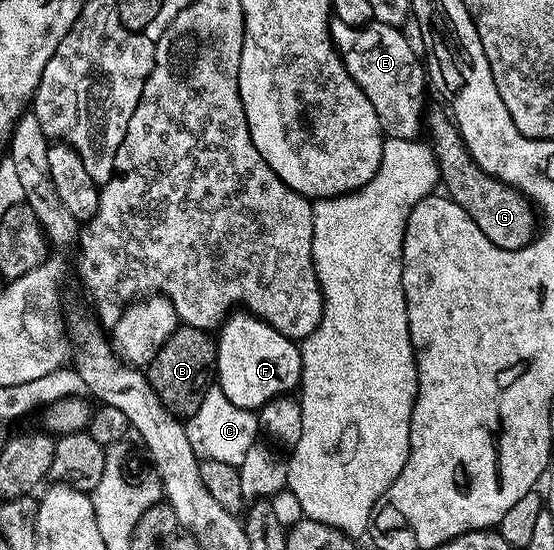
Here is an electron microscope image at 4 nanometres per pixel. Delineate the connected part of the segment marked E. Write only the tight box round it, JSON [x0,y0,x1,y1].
[330,19,428,141]

